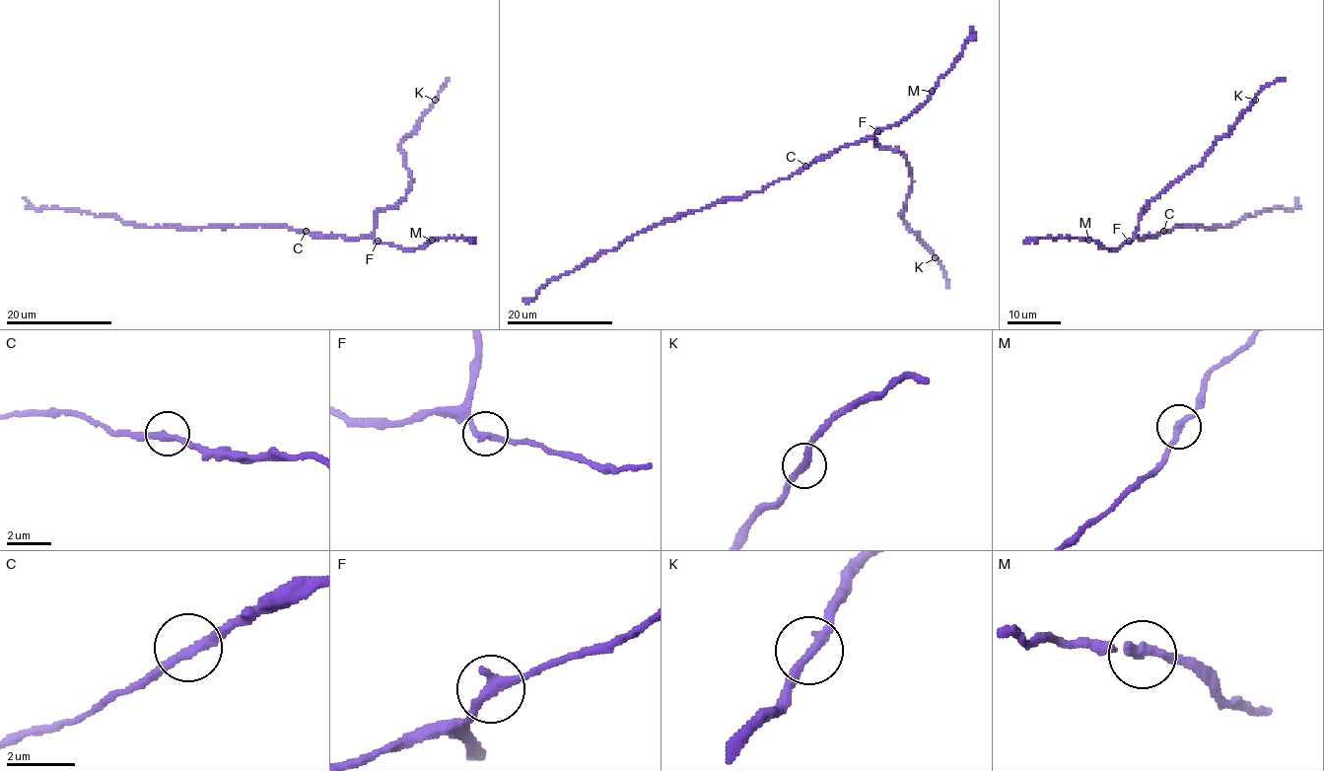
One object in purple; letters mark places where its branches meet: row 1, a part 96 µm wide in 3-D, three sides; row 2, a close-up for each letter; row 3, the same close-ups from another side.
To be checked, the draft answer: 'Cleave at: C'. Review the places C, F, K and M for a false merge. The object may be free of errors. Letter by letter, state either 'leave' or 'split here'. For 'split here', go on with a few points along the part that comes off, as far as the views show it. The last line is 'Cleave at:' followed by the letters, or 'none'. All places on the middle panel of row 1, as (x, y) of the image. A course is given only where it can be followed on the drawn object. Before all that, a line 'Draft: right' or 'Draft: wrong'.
Draft: wrong
C: leave
F: leave
K: leave
M: leave
Cleave at: none

